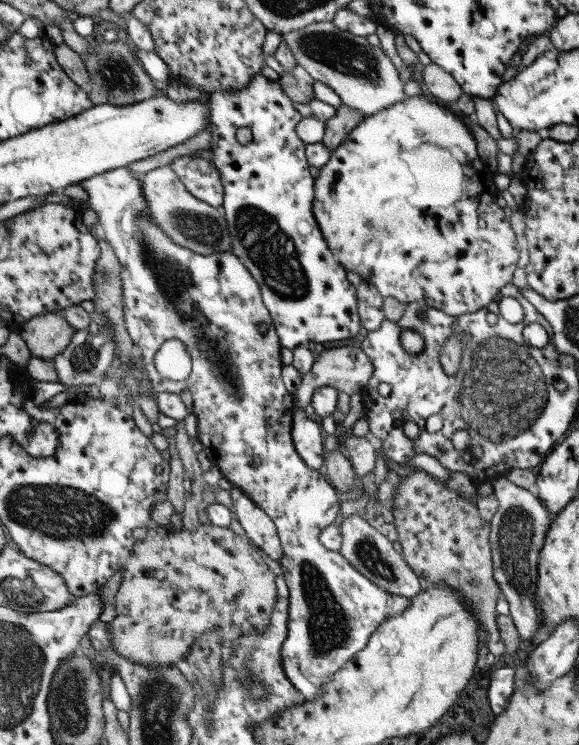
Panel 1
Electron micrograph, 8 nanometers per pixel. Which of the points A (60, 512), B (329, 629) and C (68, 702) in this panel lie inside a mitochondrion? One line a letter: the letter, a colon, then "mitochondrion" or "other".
A: mitochondrion
B: mitochondrion
C: mitochondrion

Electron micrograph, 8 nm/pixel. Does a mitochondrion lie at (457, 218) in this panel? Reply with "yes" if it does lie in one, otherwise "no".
no

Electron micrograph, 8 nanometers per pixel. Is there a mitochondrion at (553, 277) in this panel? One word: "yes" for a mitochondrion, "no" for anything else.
no

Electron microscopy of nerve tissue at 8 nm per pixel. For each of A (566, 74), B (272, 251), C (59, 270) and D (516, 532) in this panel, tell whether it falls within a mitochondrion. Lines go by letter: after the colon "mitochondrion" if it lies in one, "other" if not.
A: other
B: mitochondrion
C: other
D: mitochondrion

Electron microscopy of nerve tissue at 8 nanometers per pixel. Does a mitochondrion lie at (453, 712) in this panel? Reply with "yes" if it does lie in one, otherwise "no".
no

